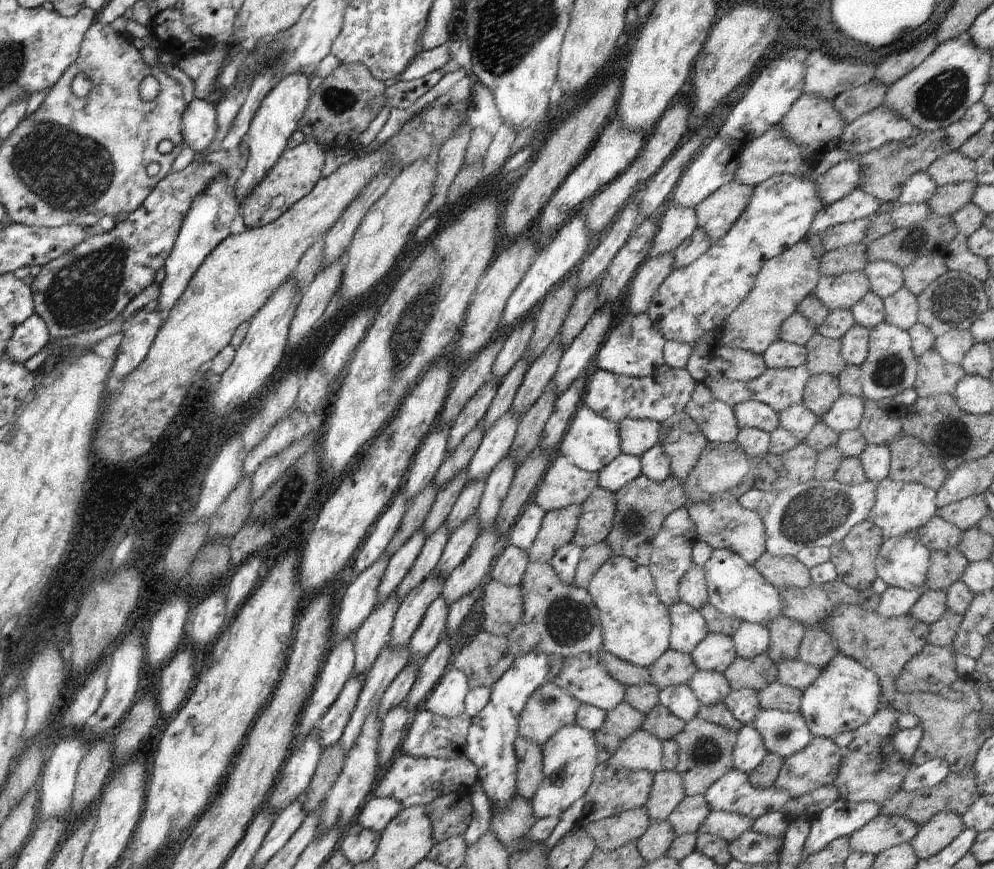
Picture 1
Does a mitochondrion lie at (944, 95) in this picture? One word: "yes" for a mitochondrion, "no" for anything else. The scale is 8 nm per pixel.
yes

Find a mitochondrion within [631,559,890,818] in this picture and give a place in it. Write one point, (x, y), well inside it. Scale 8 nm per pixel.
(707, 750)

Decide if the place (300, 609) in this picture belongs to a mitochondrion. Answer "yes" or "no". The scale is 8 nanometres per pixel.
no

